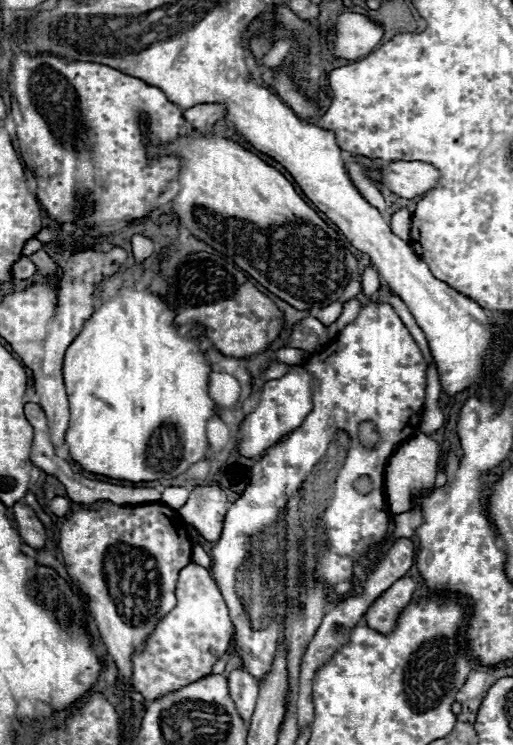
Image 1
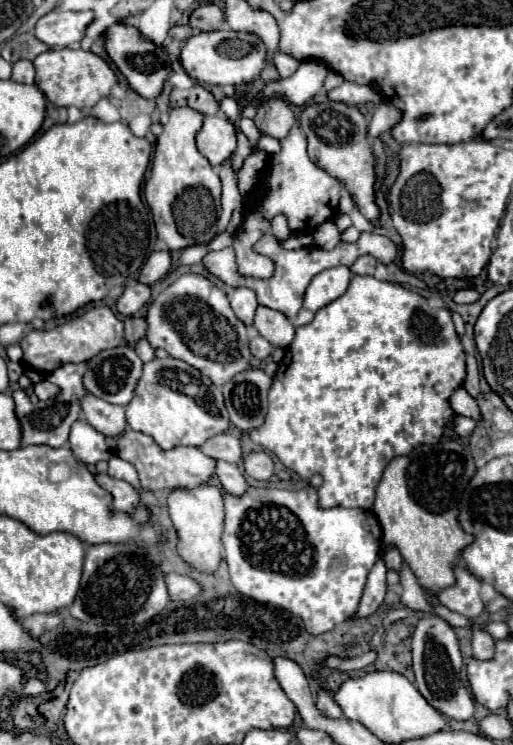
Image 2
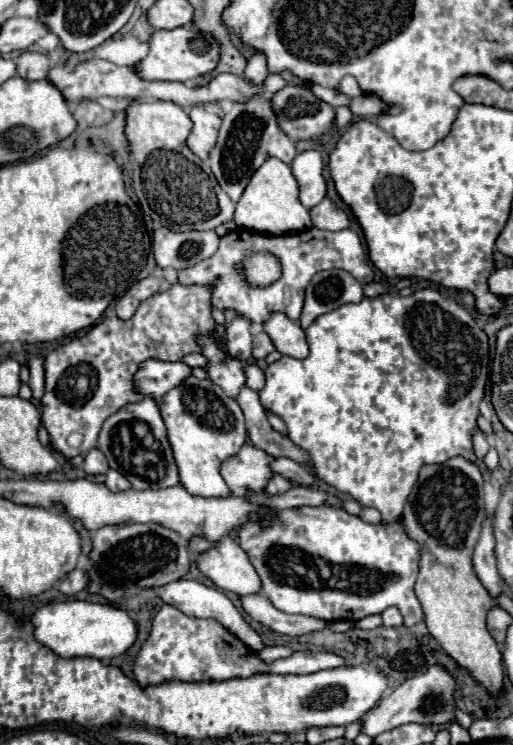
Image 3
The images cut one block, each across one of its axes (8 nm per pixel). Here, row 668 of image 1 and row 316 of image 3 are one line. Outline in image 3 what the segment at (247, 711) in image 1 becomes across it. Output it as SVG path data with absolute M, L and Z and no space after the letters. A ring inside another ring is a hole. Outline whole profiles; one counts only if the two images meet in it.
M236 316L228 324L228 352L240 360L248 360L252 354L252 334L250 320L244 316Z

